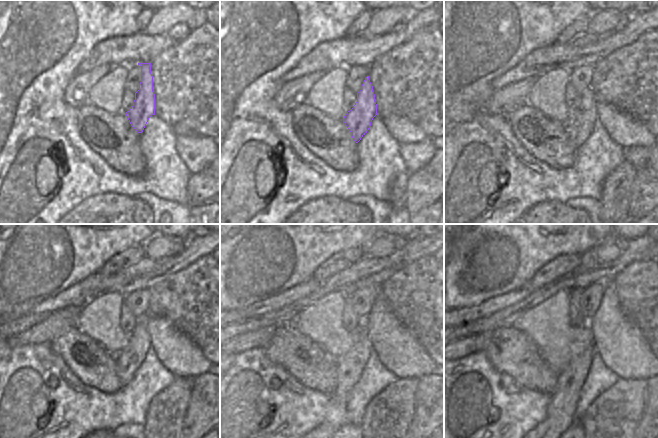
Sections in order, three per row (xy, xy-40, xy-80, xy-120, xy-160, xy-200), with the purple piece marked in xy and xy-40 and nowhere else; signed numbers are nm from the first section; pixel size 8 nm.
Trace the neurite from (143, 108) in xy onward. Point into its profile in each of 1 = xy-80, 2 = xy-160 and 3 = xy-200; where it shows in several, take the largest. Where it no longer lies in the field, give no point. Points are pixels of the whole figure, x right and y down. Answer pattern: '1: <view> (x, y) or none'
1: xy-80 (580, 124)
2: xy-160 (350, 367)
3: xy-200 (560, 416)

